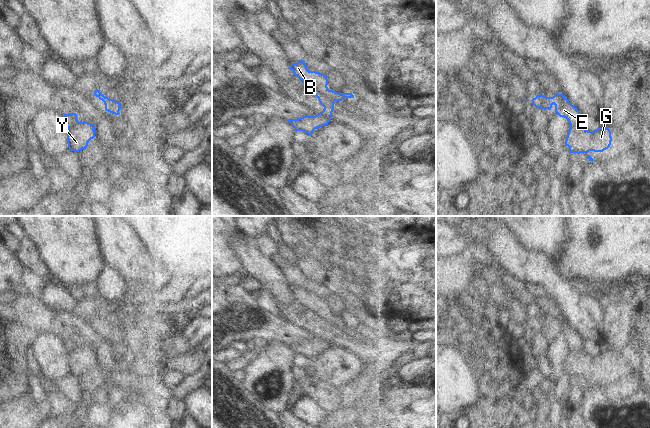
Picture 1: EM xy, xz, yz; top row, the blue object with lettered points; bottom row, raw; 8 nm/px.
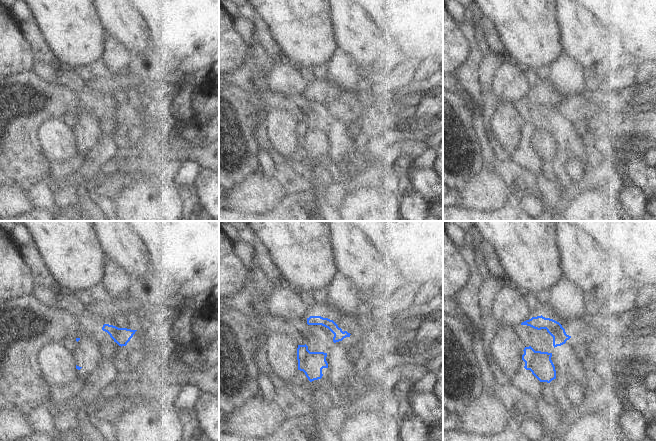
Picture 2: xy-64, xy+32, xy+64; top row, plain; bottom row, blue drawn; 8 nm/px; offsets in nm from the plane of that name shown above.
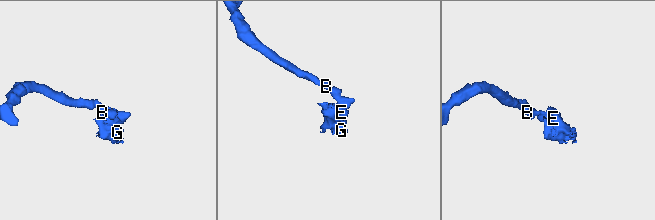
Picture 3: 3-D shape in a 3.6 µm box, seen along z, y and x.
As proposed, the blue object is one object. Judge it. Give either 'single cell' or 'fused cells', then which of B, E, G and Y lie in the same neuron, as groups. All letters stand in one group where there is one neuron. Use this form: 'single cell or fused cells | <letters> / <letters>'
fused cells | B / E G Y

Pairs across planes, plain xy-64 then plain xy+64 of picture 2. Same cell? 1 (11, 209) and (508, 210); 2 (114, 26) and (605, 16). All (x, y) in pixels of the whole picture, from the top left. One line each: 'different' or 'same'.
1: different
2: different

